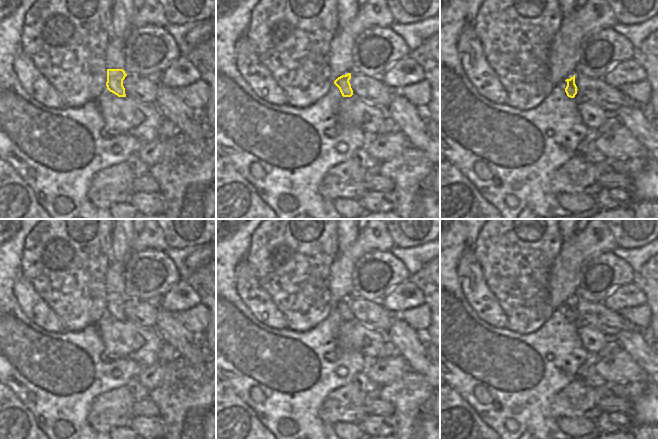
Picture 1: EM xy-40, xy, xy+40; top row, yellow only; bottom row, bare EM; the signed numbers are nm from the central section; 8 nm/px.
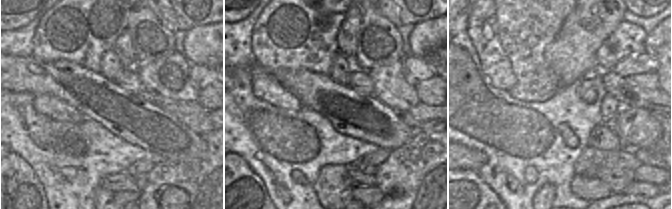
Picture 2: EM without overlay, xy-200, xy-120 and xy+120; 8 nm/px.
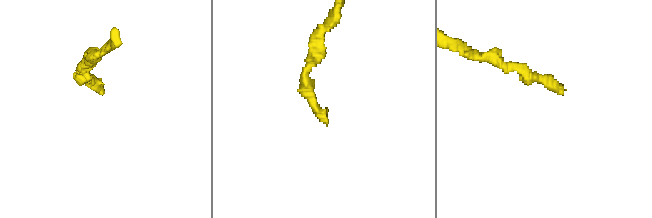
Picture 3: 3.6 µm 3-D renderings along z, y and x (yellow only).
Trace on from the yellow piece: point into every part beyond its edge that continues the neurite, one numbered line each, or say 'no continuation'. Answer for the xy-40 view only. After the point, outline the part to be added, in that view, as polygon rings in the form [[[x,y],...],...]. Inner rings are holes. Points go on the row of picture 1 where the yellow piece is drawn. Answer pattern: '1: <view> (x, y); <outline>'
no continuation

